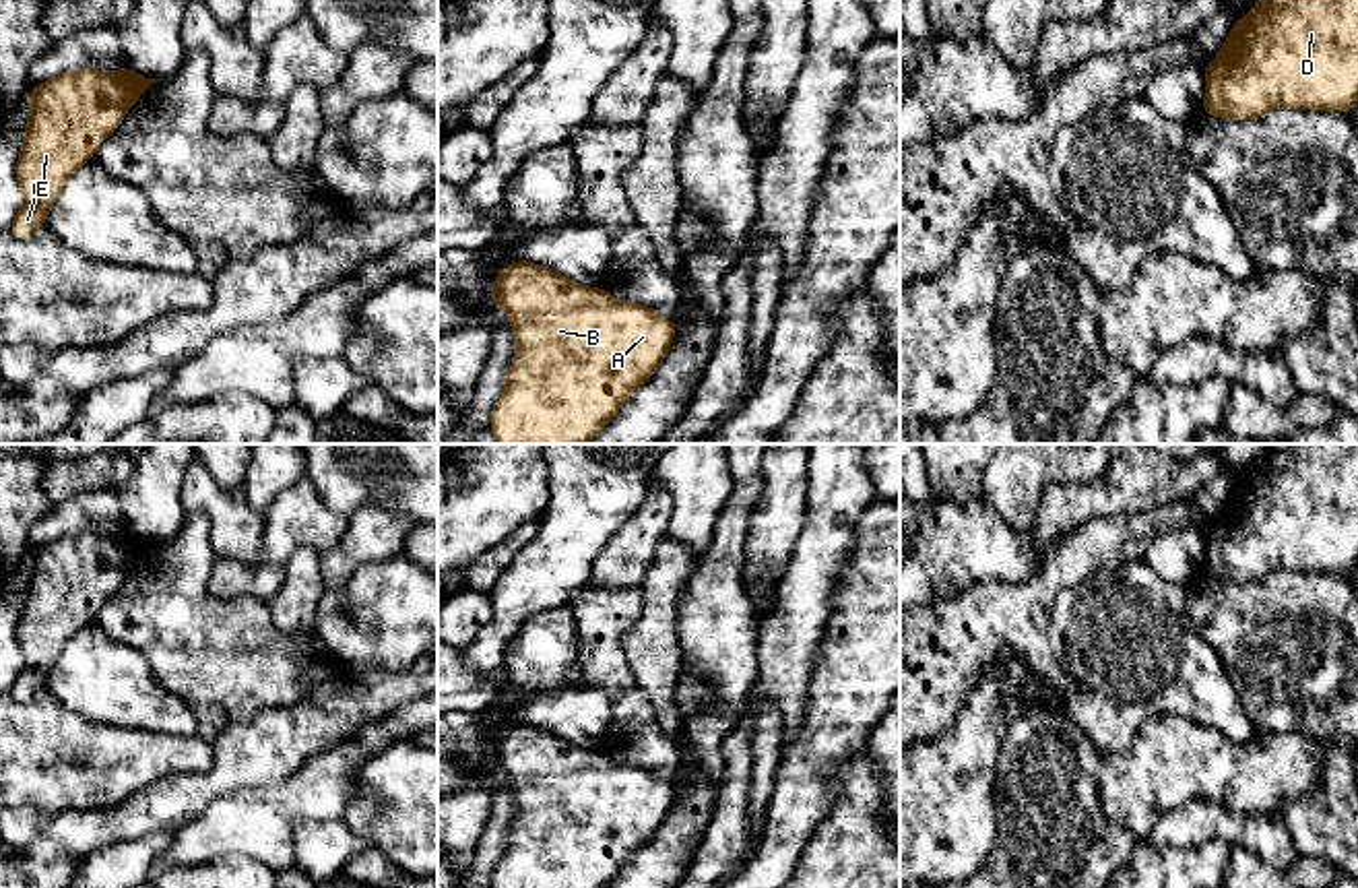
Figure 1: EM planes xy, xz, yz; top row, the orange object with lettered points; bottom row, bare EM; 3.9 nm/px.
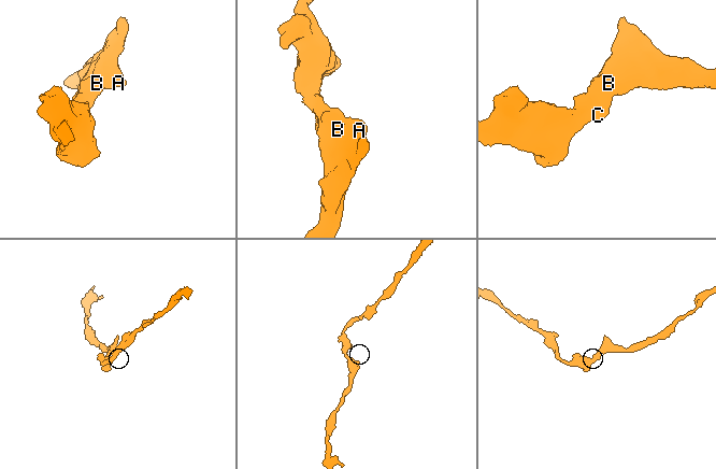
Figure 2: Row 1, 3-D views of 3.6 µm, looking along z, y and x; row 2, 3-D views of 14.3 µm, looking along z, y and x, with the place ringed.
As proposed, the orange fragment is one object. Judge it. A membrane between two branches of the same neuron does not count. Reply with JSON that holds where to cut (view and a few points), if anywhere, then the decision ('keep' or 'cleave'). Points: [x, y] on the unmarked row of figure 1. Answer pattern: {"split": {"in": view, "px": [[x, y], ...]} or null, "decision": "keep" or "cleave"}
{"split": null, "decision": "keep"}

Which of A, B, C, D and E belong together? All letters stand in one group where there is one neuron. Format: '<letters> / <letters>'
A B C D E

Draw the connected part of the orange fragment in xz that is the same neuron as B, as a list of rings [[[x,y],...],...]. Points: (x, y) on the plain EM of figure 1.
[[[526,723],[499,733],[491,760],[512,783],[516,799],[516,820],[491,874],[491,888],[607,888],[656,834],[675,799],[673,781]]]

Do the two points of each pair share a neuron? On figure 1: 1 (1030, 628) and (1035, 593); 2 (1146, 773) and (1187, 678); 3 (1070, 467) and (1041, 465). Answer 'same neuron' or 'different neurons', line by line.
1: same neuron
2: different neurons
3: same neuron

